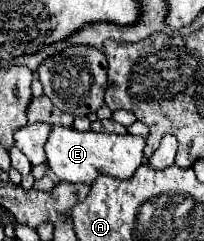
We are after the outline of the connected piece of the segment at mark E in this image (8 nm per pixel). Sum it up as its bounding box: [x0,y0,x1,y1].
[46,127,146,183]

